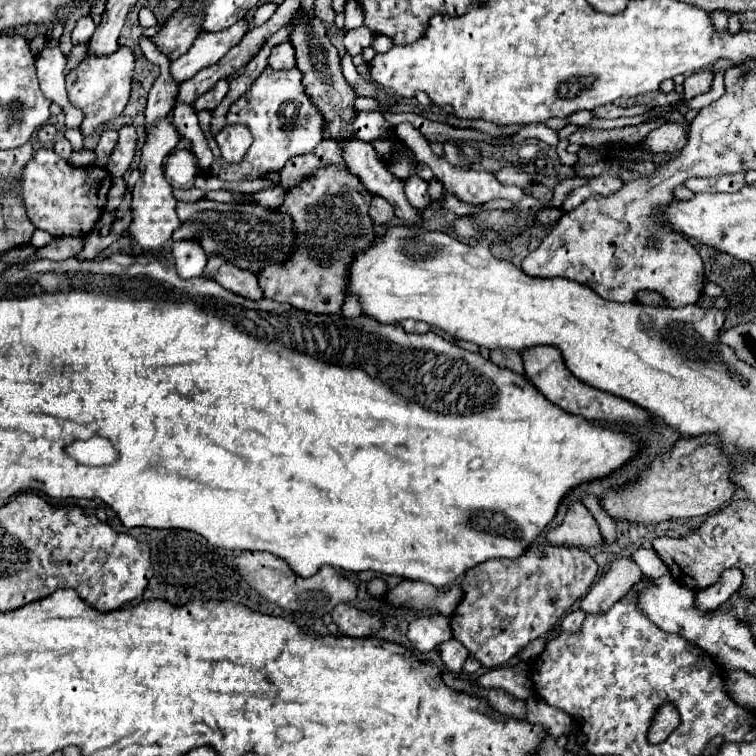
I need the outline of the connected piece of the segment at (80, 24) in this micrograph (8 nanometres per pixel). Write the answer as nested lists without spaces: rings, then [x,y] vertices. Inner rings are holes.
[[[83,16],[83,18],[77,20],[77,26],[75,26],[73,34],[71,34],[71,40],[73,40],[75,46],[87,44],[89,38],[93,36],[93,32],[95,32],[95,22],[93,22],[93,18],[91,18],[91,16]]]

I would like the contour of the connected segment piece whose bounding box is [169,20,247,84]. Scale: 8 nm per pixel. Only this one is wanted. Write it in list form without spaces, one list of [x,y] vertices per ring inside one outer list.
[[[239,20],[237,24],[221,30],[221,32],[201,32],[189,52],[179,56],[171,62],[169,72],[171,78],[181,84],[189,80],[193,74],[197,74],[203,68],[209,68],[217,64],[247,32],[247,22]]]

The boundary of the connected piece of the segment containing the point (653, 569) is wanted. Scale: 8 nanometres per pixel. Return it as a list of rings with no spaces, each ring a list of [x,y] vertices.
[[[637,550],[637,552],[633,552],[633,560],[651,578],[661,578],[661,576],[669,574],[669,568],[665,568],[665,564],[659,560],[659,556],[653,554],[651,550]]]

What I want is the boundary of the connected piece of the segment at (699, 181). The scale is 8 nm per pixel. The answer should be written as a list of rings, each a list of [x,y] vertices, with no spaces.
[[[723,174],[723,176],[715,176],[715,178],[689,178],[685,182],[685,186],[689,190],[693,190],[695,194],[715,194],[715,192],[739,192],[743,186],[747,184],[745,174]]]

